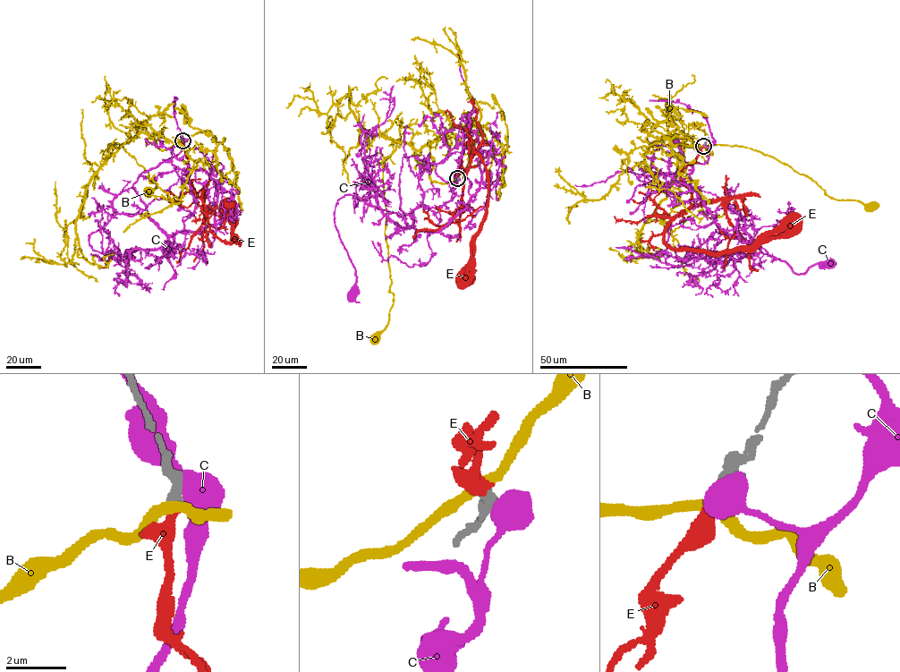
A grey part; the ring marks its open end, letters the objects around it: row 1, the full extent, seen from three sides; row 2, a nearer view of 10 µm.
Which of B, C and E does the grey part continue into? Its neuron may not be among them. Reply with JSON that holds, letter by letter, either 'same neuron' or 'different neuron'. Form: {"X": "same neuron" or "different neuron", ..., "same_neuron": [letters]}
{"B": "different neuron", "C": "different neuron", "E": "same neuron", "same_neuron": ["E"]}

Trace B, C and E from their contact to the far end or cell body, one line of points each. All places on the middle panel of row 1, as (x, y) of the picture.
B: (457, 178), (432, 182), (428, 145), (417, 150), (398, 141), (385, 161), (393, 303), (388, 324), (373, 339)
C: (458, 179), (403, 157), (402, 216), (353, 194), (337, 200), (352, 296)
E: (457, 178), (458, 159), (464, 174), (476, 153), (487, 170), (488, 214), (462, 280)

